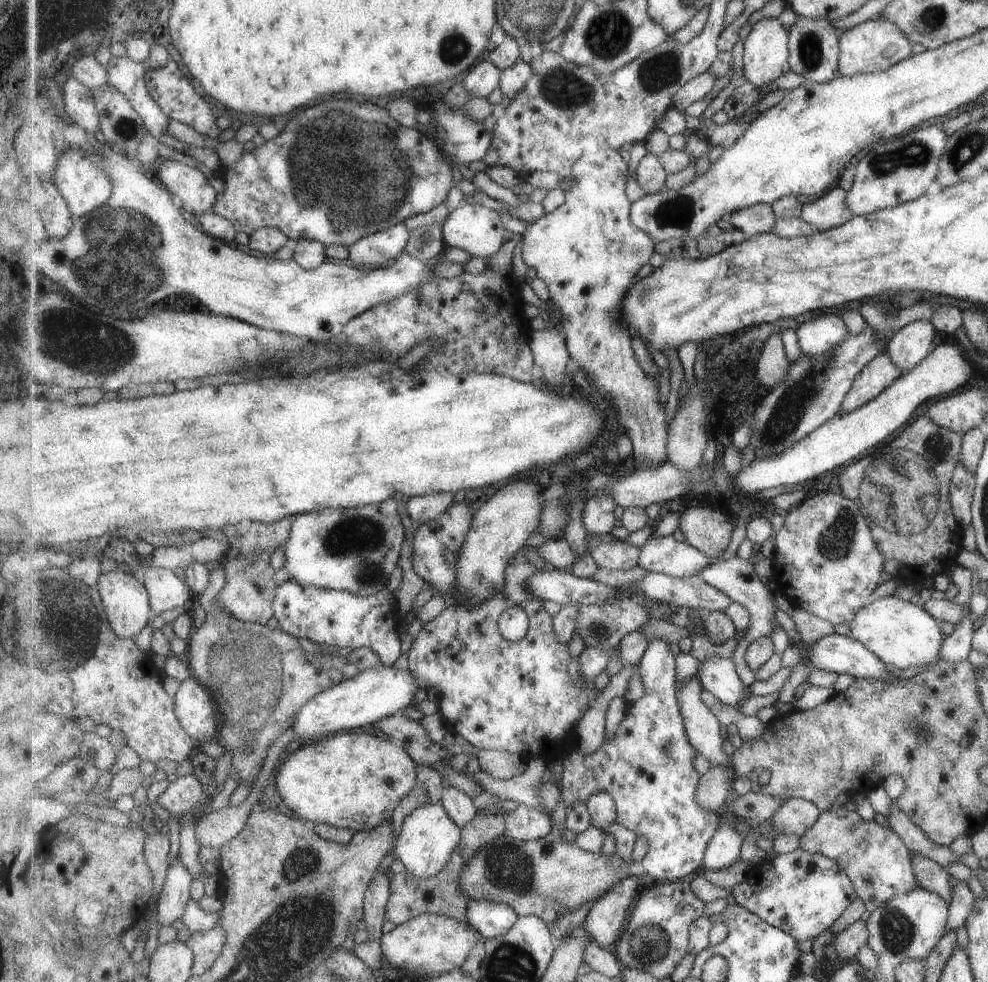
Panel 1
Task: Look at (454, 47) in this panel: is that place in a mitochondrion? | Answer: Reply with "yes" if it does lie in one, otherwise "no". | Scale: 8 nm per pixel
yes

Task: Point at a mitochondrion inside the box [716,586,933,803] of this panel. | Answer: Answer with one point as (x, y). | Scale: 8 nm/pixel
(898, 729)

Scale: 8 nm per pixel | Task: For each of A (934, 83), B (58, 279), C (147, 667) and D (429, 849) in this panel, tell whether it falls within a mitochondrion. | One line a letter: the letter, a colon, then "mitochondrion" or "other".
A: other
B: other
C: other
D: other

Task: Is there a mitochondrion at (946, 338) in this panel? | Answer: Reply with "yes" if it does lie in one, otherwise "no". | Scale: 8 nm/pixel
no

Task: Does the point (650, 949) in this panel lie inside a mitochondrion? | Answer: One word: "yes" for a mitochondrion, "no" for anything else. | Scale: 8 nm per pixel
yes

